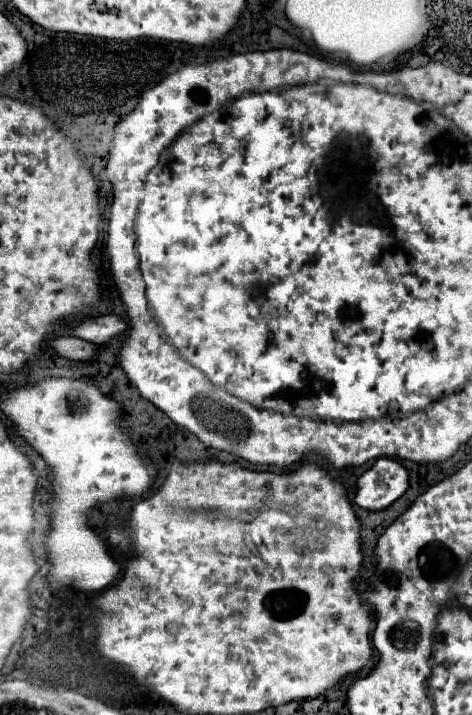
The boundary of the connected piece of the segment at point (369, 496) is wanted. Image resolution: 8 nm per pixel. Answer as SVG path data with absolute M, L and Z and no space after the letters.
M378 459L356 481L354 503L366 511L388 509L408 489L408 471L394 459Z

